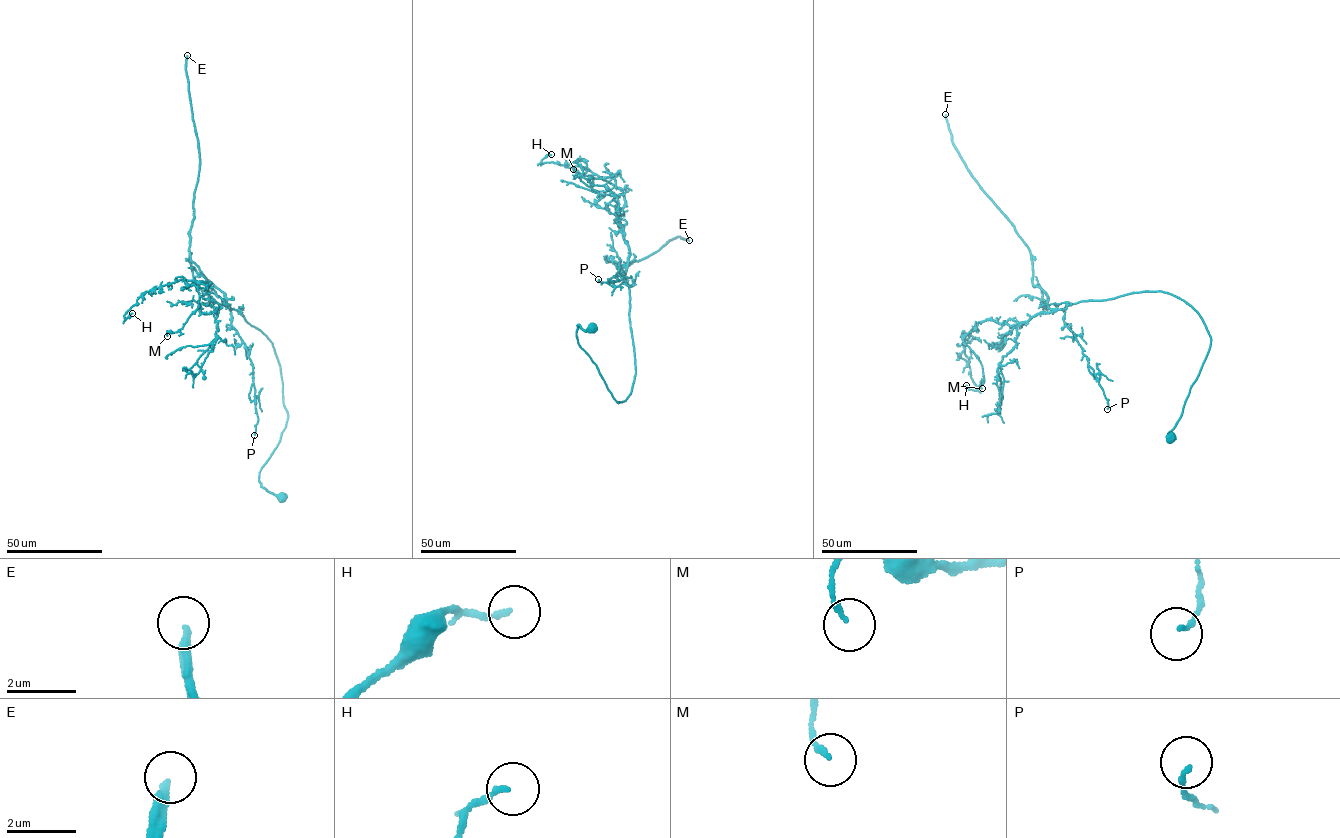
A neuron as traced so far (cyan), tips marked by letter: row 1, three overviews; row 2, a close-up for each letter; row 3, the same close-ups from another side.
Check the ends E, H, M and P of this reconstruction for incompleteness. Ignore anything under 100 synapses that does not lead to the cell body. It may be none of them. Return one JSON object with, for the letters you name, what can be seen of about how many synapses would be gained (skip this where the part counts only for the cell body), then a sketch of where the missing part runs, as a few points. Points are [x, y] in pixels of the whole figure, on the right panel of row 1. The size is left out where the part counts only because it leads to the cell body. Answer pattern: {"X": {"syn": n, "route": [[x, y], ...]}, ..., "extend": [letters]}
{"E": {"syn": 300}, "extend": ["E"]}

